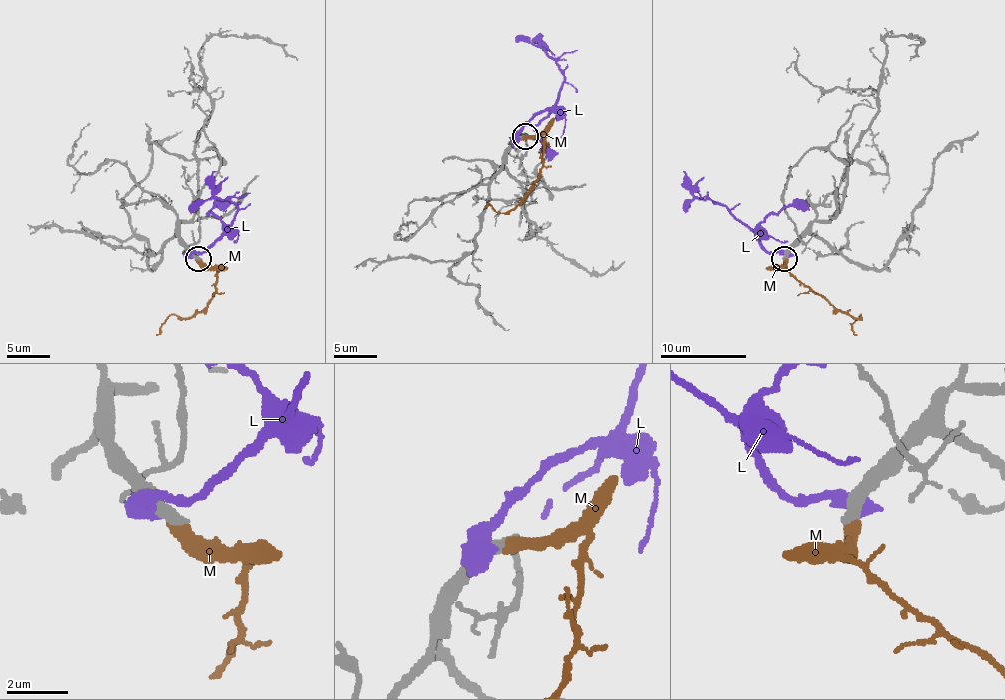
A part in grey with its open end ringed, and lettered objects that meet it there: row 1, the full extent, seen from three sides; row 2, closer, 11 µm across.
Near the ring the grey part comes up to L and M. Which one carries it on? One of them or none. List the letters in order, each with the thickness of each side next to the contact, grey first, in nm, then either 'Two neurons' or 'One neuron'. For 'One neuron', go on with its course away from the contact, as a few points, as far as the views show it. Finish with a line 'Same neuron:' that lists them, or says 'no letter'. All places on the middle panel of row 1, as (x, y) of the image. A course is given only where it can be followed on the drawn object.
L: Thickness 420 nm (grey) against 800 nm. Two neurons
M: Thickness 440 nm (grey) against 440 nm. One neuron. Its course: (525, 137), (544, 139), (540, 178), (514, 208), (499, 212), (488, 204), (484, 208)
Same neuron: M

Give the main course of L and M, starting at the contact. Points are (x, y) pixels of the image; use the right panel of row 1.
L: (787, 254), (763, 247), (724, 206), (696, 198), (686, 211)
M: (785, 258), (787, 269), (839, 310), (856, 318), (860, 314), (852, 325), (856, 336)

